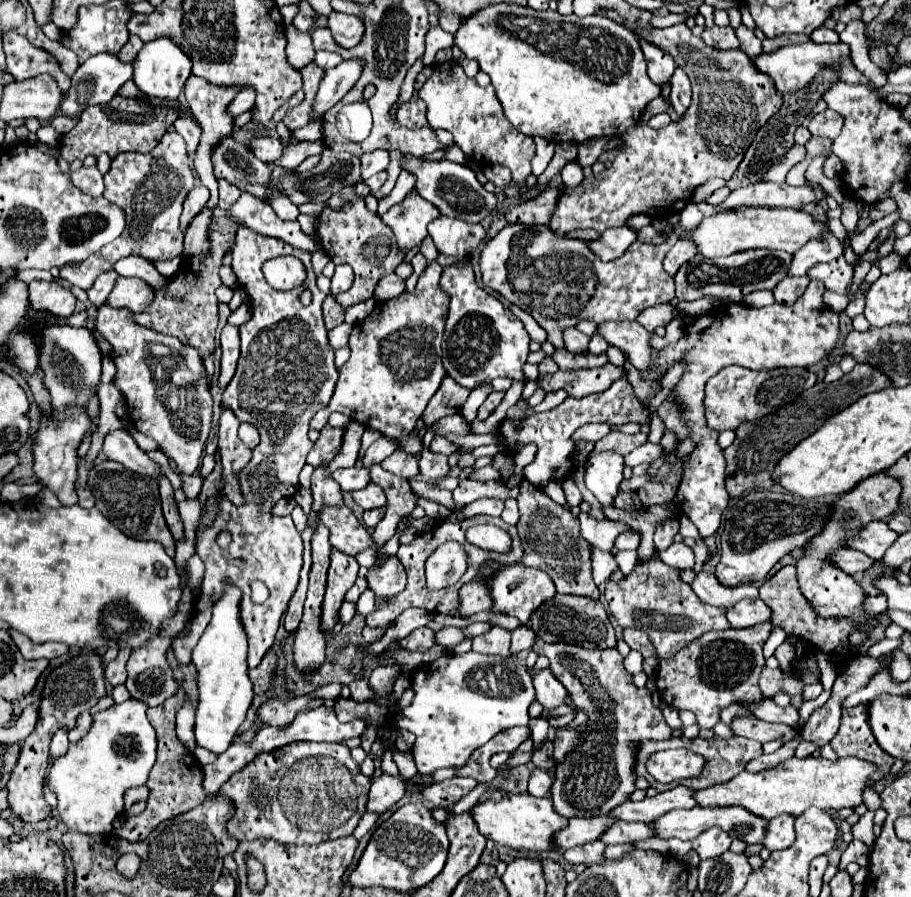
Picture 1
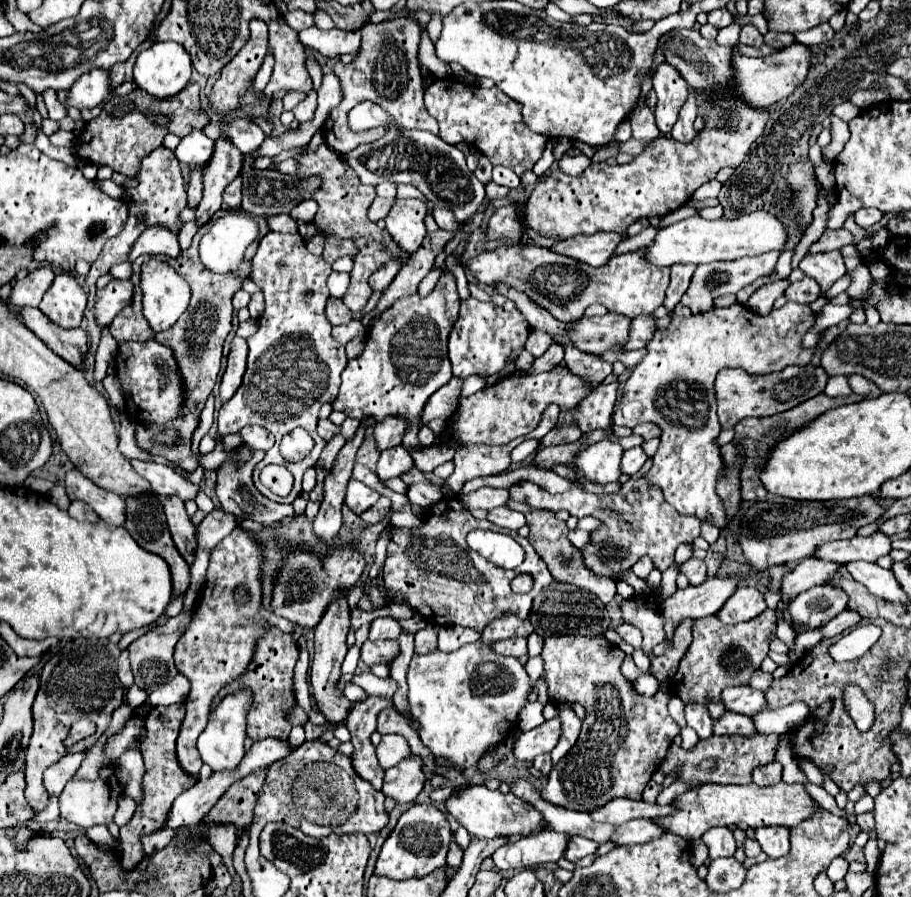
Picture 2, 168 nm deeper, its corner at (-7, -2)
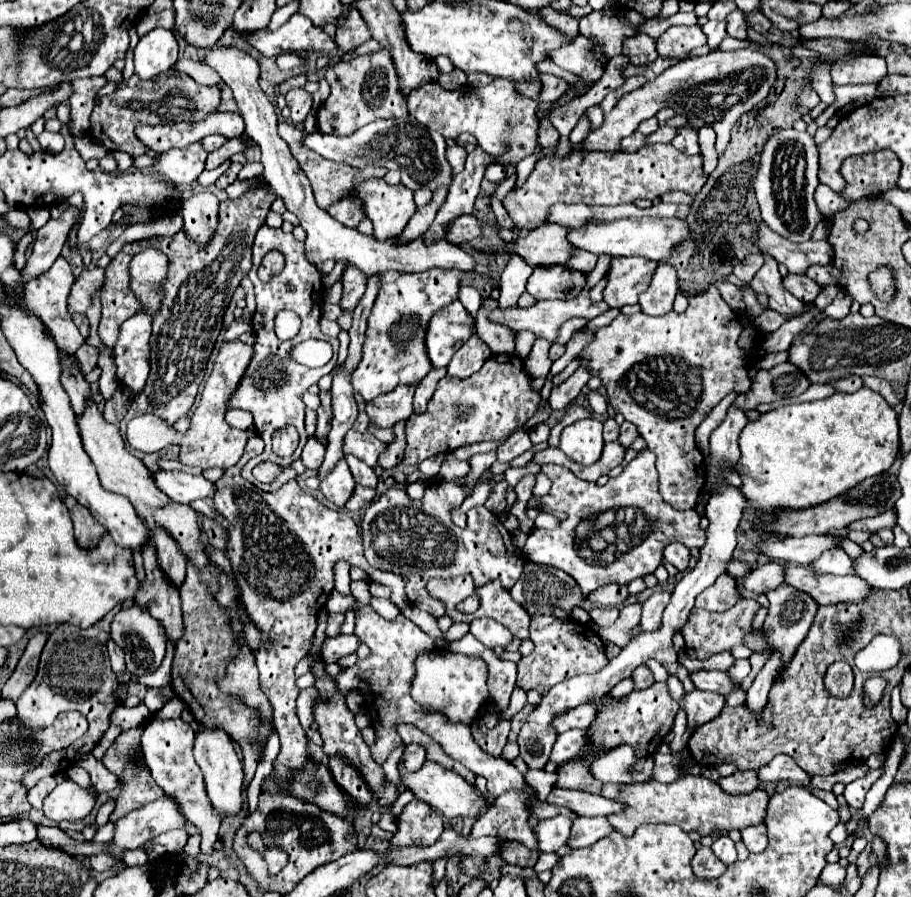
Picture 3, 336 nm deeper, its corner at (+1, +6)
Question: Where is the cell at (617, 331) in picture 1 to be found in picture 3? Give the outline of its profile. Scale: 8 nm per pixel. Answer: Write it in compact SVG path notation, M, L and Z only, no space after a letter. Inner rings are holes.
M607 255L599 257L599 261L597 261L595 269L593 269L591 273L587 273L587 285L583 287L583 293L579 293L575 299L567 299L567 301L563 301L563 299L537 301L533 307L527 307L527 309L521 309L521 307L499 309L499 307L497 307L497 309L489 311L487 319L489 319L489 321L493 321L493 323L499 323L499 325L505 325L505 327L509 327L509 329L513 329L513 331L529 329L529 331L531 331L531 333L535 333L537 337L547 339L547 341L553 341L553 339L557 337L559 325L561 325L563 321L567 321L567 319L571 319L571 317L587 317L587 319L593 319L593 317L601 315L601 313L605 313L605 311L609 309L609 305L607 305L605 301L601 301L601 303L593 303L593 301L589 299L589 289L591 289L591 287L593 287L601 277L603 277L603 273L609 269L609 263L611 263L611 259L609 259Z

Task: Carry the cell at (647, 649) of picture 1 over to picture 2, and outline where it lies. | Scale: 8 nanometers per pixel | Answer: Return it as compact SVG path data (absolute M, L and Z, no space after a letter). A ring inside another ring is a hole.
M623 623L623 625L619 625L617 633L623 637L623 641L627 641L629 645L633 645L635 649L641 649L641 641L643 641L643 635L639 633L639 629L635 629L635 627L631 627L631 625Z

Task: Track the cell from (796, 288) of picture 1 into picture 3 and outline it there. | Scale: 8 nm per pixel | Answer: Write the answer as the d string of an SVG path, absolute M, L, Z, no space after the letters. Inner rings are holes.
M789 273L783 279L783 285L785 285L785 289L789 293L793 293L803 303L813 303L815 297L821 293L821 287L813 279L809 279L807 275L793 275L793 273Z

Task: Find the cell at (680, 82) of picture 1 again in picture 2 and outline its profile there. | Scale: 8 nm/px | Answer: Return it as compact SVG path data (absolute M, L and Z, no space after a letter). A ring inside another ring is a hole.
M689 93L687 101L685 101L681 113L679 113L677 123L675 123L673 129L671 129L671 135L673 135L677 141L691 141L691 139L697 135L697 131L693 129L695 117L697 117L697 101L695 101L695 95Z

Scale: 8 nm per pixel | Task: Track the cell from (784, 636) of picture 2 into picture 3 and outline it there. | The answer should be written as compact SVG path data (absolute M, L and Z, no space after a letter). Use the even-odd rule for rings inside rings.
M765 563L747 575L739 585L739 589L753 593L767 593L779 587L781 583L783 583L783 567L777 563Z

